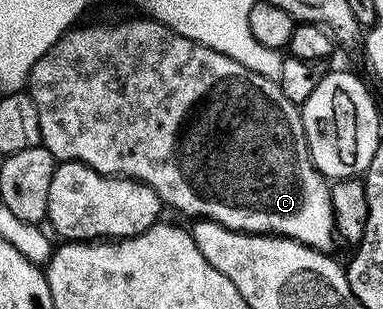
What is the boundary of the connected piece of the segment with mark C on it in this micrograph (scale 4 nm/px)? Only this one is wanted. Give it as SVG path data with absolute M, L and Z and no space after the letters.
M145 18L118 19L115 23L90 23L87 27L71 26L69 31L65 31L54 42L52 49L45 51L40 61L32 65L28 90L40 113L41 146L47 147L54 154L55 160L74 159L77 163L86 163L105 175L124 175L140 179L158 191L163 204L170 206L171 203L186 215L215 219L217 223L232 227L236 231L285 235L287 238L307 243L318 251L333 252L334 243L336 244L336 224L334 205L330 201L332 187L310 159L310 146L306 144L306 130L302 124L299 104L287 97L277 78L248 69L231 55L184 37L159 19Z

